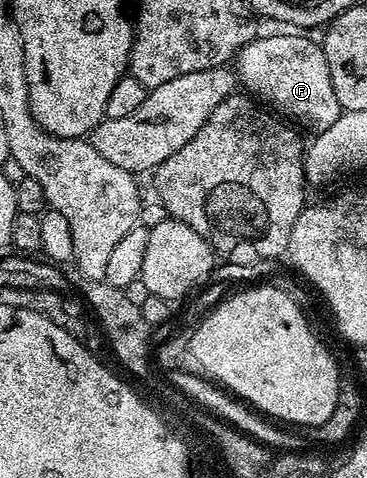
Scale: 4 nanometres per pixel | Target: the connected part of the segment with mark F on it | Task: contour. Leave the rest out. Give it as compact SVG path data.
M262 34L238 49L236 76L241 87L243 84L247 88L243 89L263 105L277 110L291 121L303 120L314 130L321 130L332 126L332 122L342 116L342 107L336 102L336 90L332 90L332 74L321 43L317 39L309 40L306 34L294 35L298 36Z

